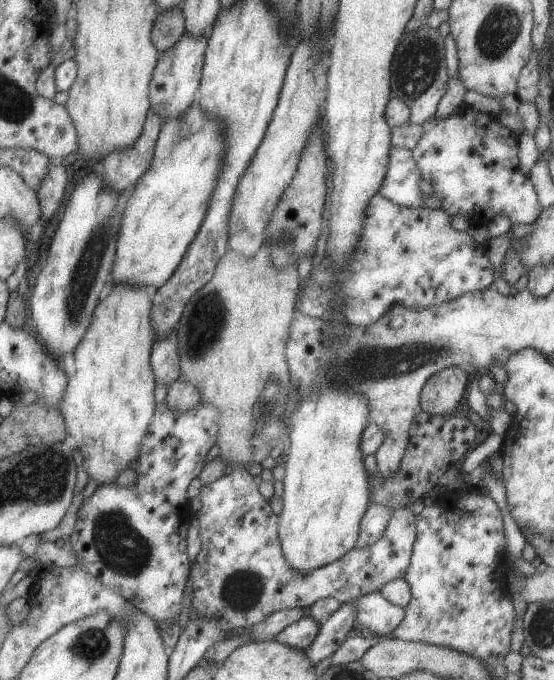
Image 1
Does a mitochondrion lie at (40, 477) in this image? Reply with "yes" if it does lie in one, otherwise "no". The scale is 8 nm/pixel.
yes

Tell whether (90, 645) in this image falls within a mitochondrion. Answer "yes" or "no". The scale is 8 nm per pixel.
yes

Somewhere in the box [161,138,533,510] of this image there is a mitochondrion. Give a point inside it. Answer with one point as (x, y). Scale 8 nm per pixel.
(365, 364)

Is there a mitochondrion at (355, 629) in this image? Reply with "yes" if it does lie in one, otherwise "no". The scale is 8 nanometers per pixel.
no

